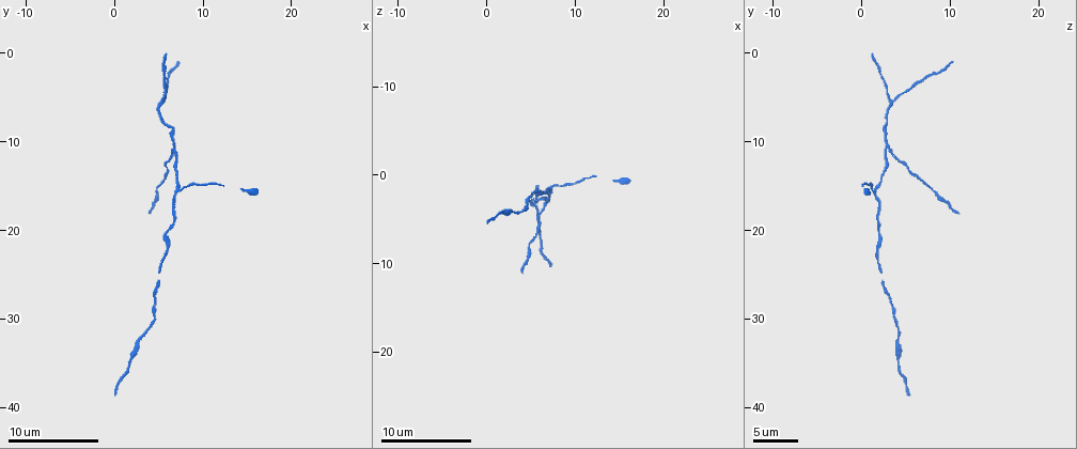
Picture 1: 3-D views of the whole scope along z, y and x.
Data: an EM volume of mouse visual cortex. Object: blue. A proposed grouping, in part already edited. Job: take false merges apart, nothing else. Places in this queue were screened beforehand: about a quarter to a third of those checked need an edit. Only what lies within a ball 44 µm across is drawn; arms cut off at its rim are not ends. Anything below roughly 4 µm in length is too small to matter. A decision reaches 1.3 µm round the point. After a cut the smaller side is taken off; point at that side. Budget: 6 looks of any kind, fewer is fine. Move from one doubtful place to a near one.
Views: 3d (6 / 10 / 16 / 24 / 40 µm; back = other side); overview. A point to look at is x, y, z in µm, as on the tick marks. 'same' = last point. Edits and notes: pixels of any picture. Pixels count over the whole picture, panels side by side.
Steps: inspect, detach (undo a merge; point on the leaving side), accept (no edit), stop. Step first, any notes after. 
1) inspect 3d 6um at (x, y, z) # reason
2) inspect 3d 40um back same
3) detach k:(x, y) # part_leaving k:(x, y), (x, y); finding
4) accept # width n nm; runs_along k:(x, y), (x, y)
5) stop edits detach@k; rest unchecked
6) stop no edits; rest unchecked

inspect 3d 6um at (5.4, 5.6, 3.6) # a fork

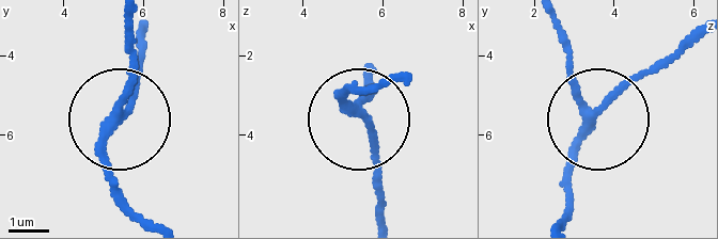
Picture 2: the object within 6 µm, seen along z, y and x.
accept # width 200 nm; runs_along 2:(560, 217), (591, 115), (557, 17); one neuron here

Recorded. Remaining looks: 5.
inspect 3d 6um at (6.6, 11.0, 3.2) # two arms in line, one across

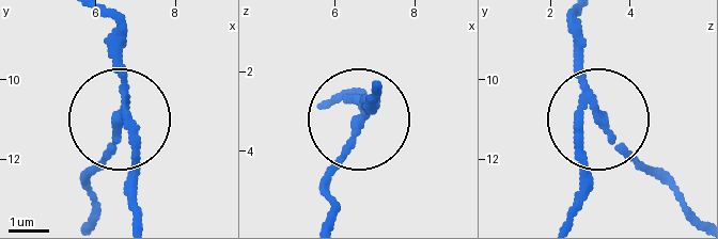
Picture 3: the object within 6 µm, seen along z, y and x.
detach 3:(109, 142) # width 190 nm; part_leaving 3:(126, 97), (120, 134), (89, 186), (92, 217); two neurons meet here

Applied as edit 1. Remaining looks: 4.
inspect 3d 16um at (7.0, 15.2, 1.8) # a fork

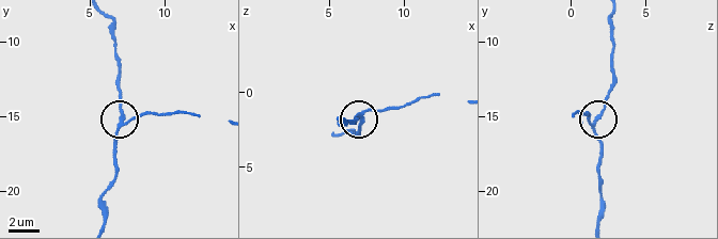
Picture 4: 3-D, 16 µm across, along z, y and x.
inspect 3d 16um back at (7.2, 15.4, 1.6)

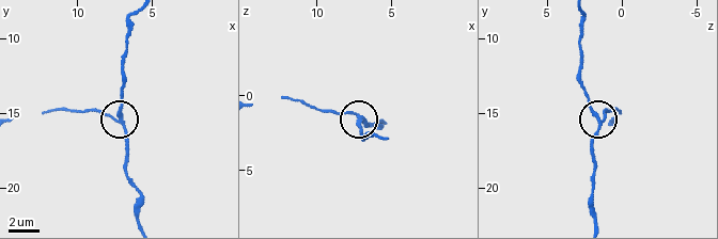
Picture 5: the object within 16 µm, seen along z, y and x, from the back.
accept # width 190 nm; one neuron here

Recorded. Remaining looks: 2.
stop edits detach@3; rest unchecked

